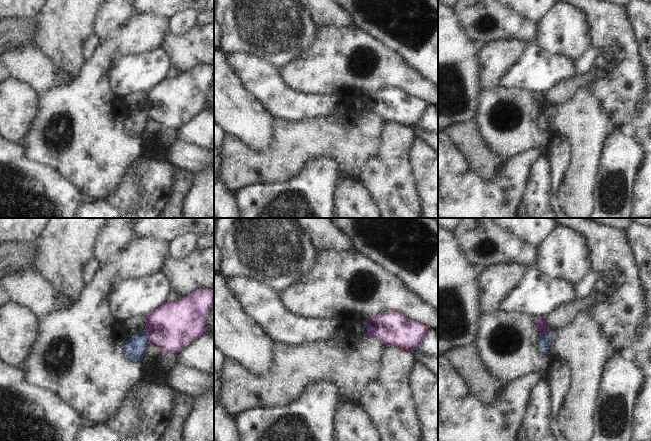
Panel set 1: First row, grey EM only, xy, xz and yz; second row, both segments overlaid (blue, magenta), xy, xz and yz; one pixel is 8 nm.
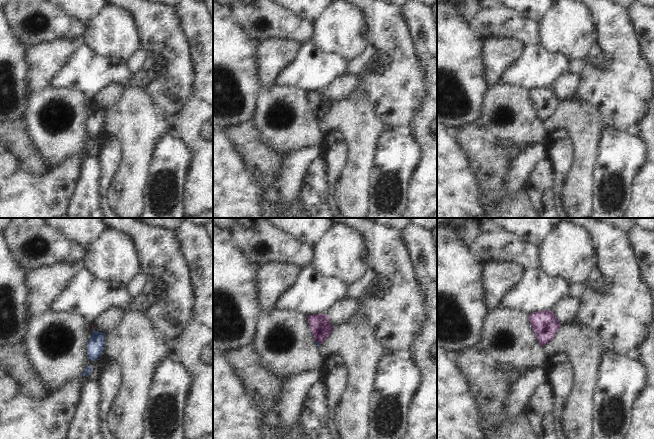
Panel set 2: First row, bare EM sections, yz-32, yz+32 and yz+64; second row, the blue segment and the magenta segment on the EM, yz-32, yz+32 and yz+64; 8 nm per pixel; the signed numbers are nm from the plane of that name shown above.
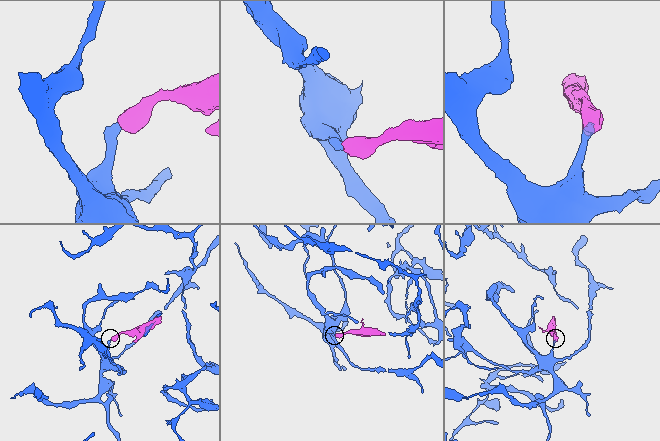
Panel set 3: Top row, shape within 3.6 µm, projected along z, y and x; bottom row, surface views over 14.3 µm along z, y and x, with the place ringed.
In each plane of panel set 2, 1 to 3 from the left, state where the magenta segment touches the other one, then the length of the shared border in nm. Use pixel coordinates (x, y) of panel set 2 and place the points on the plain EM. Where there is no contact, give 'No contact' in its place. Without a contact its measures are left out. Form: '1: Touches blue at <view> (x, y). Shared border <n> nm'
1: No contact
2: Touches blue at yz+32 (318, 118). Shared border 40 nm
3: No contact.

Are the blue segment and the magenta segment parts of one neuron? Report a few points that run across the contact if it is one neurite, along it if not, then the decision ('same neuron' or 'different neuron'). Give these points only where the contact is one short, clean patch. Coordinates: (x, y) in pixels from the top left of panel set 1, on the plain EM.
line yz (553, 108), (546, 107), (540, 112); different neuron

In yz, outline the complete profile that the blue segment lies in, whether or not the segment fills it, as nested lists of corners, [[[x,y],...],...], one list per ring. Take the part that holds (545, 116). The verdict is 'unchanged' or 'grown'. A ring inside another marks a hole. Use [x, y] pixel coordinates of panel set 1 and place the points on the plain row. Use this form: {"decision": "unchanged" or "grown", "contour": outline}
{"decision": "unchanged", "contour": [[[547,107],[543,112],[540,112],[539,126],[542,130],[547,130],[550,119],[554,114],[554,109]]]}

